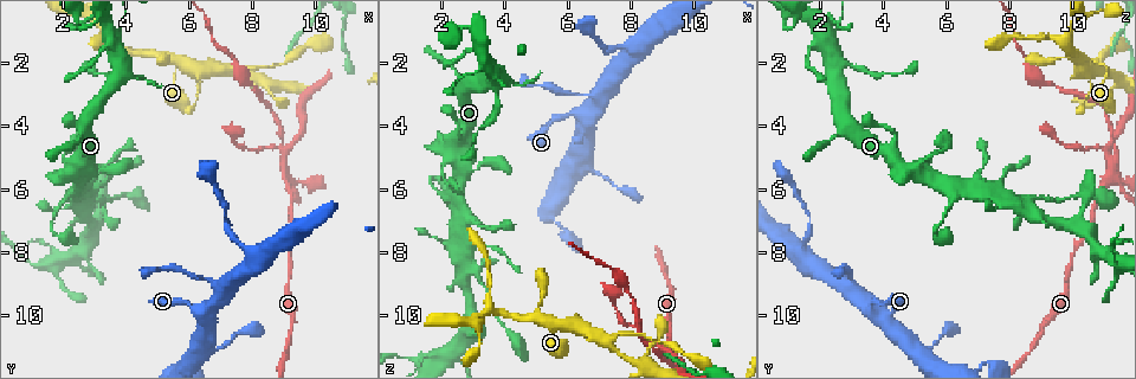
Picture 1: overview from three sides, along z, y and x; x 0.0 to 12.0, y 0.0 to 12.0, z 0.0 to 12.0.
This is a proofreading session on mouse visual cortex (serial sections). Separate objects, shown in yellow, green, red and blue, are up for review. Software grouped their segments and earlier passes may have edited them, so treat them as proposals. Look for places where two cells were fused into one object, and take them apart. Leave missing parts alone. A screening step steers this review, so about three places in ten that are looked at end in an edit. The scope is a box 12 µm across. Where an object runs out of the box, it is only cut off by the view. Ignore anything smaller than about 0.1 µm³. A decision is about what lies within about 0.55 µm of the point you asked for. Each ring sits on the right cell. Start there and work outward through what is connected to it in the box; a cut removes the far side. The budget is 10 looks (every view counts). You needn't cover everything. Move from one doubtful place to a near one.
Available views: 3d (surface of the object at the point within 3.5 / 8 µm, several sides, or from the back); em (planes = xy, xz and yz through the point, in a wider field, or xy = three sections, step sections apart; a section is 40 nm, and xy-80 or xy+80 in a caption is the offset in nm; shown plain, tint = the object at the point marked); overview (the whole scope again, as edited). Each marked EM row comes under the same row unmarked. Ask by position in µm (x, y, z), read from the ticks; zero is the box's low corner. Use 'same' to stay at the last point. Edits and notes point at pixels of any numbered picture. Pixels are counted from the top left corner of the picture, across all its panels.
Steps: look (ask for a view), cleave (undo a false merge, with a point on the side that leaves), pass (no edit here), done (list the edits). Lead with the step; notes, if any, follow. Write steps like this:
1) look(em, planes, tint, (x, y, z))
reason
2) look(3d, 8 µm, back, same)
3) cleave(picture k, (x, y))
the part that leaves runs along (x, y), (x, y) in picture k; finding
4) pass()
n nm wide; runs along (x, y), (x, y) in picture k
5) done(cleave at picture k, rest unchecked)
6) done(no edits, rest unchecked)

look(3d, 3.5 µm, back, (5.6, 1.9, 10.4))
branch point

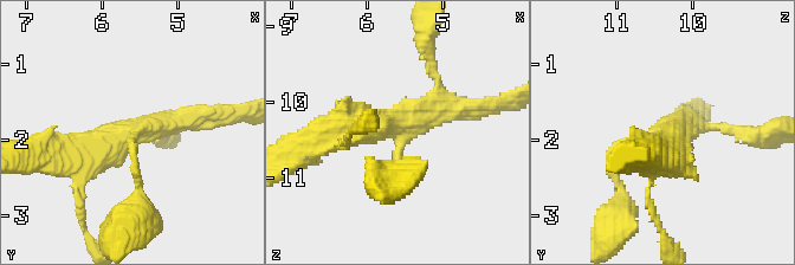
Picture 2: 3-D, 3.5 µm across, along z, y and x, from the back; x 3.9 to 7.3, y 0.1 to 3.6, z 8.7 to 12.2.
look(em, xy, step 5, tint, (5.55, 1.90, 10.45))

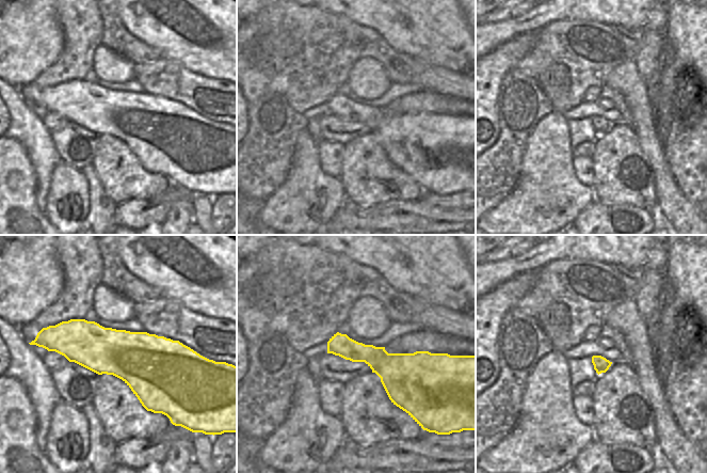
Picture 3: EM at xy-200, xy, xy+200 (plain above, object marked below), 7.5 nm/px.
pass()
200 nm wide; runs along (401, 182), (401, 136), (387, 124), (329, 134) in picture 2; one cell here

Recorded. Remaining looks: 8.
look(3d, 3.5 µm, (2.7, 6.6, 8.5))
side arm on a straight run

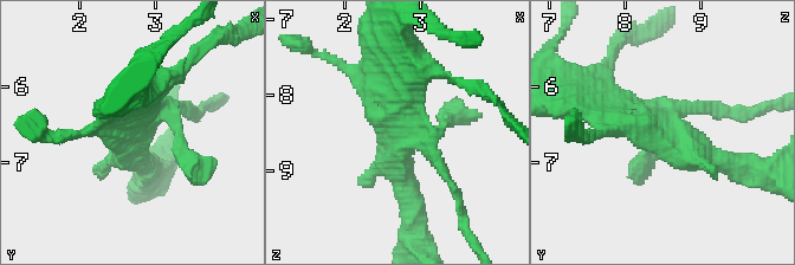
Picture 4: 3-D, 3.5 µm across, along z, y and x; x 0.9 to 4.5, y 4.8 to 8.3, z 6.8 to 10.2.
look(em, xy, step 1, tint, (2.75, 6.55, 8.50))
need the tissue

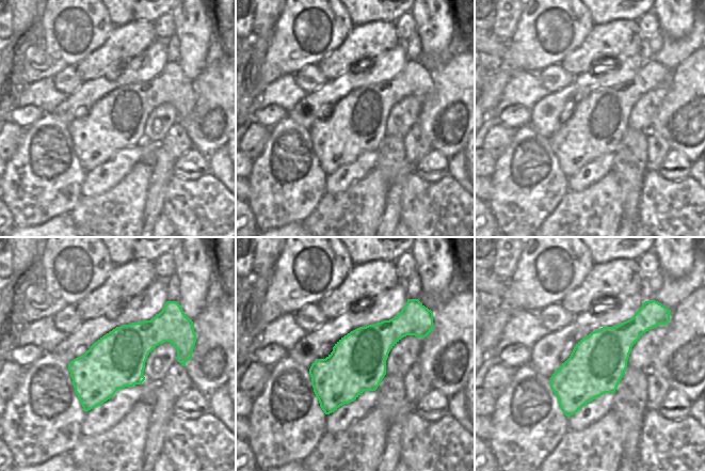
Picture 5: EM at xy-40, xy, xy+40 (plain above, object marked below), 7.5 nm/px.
look(em, xy, step 3, tint, same)
cut it another way

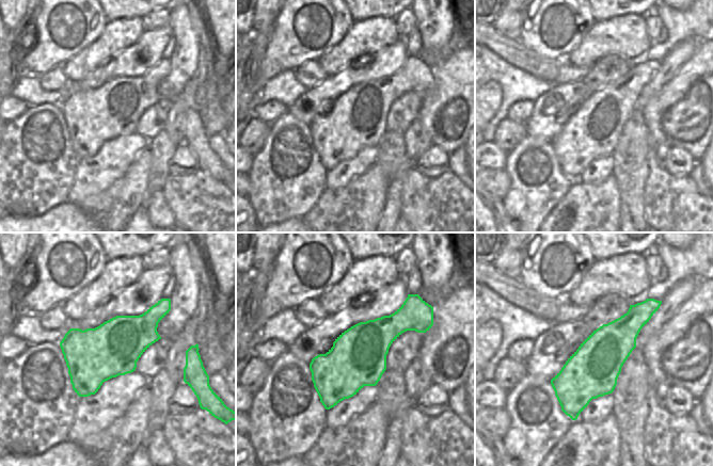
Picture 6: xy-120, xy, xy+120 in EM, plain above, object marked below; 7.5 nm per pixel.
pass()
runs along (595, 92), (702, 157), (729, 165) in picture 4; one cell here

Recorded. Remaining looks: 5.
look(3d, 3.5 µm, (9.0, 5.6, 11.1))
four arms meet

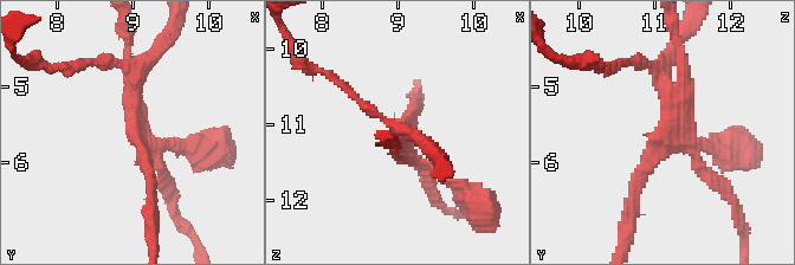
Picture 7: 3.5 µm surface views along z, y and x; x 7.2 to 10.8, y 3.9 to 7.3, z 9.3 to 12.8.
look(em, planes, tint, (9.05, 5.70, 11.10))
4 arms; arms of 150, 150, 150, 200 nm; shape alone is not enough

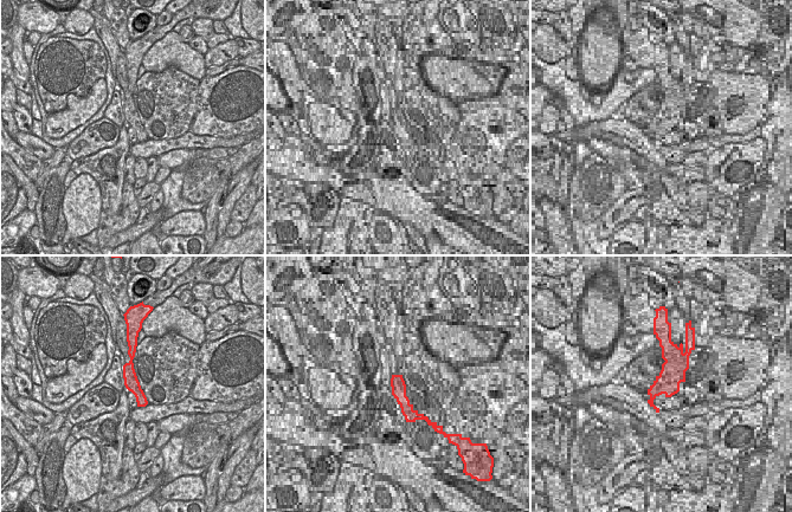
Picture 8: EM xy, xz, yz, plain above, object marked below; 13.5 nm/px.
look(em, xy, step 2, tint, same)
another direction

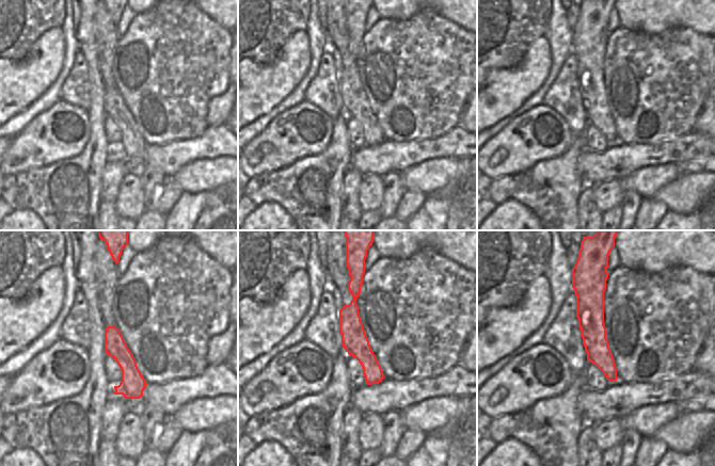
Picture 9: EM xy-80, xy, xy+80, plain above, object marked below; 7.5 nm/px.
cleave(picture 7, (189, 153))
the part that leaves runs along (677, 84), (680, 44), (674, 33) in picture 7; two cells meet here

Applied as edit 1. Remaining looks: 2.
look(3d, 8 µm, (3.8, 0.9, 2.5))
two arms in line, one across

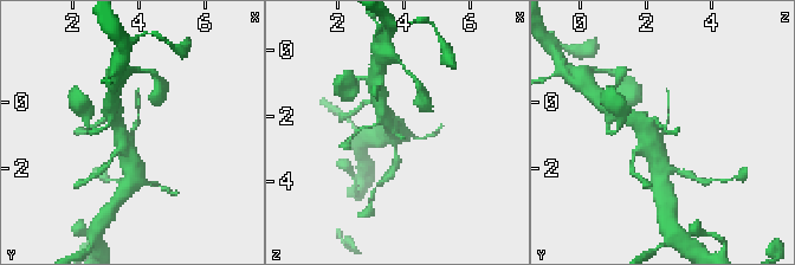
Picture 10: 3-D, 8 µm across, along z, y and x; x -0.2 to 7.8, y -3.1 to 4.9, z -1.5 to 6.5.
look(em, xy, step 3, tint, (3.8, 0.9, 2.4))
3 arms; arms of 100, 400, 500 nm; shape alone is not enough

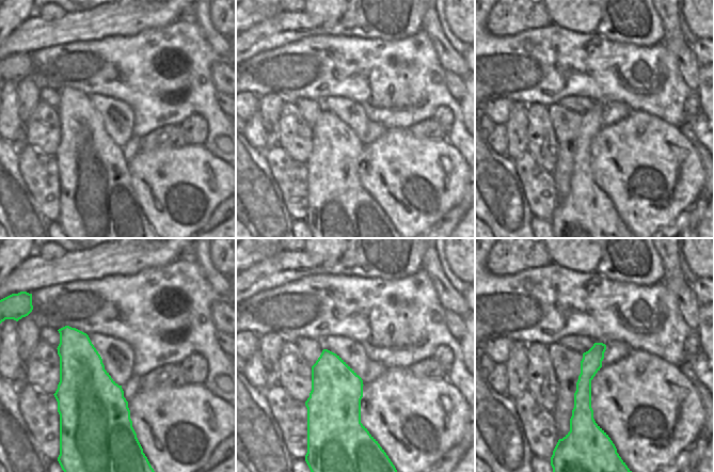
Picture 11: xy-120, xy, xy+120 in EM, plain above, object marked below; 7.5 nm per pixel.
pass()
runs along (659, 163), (654, 148), (666, 127), (669, 103) in picture 10; all the same cell

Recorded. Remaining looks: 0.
done(cleave at picture 7, rest unchecked)

